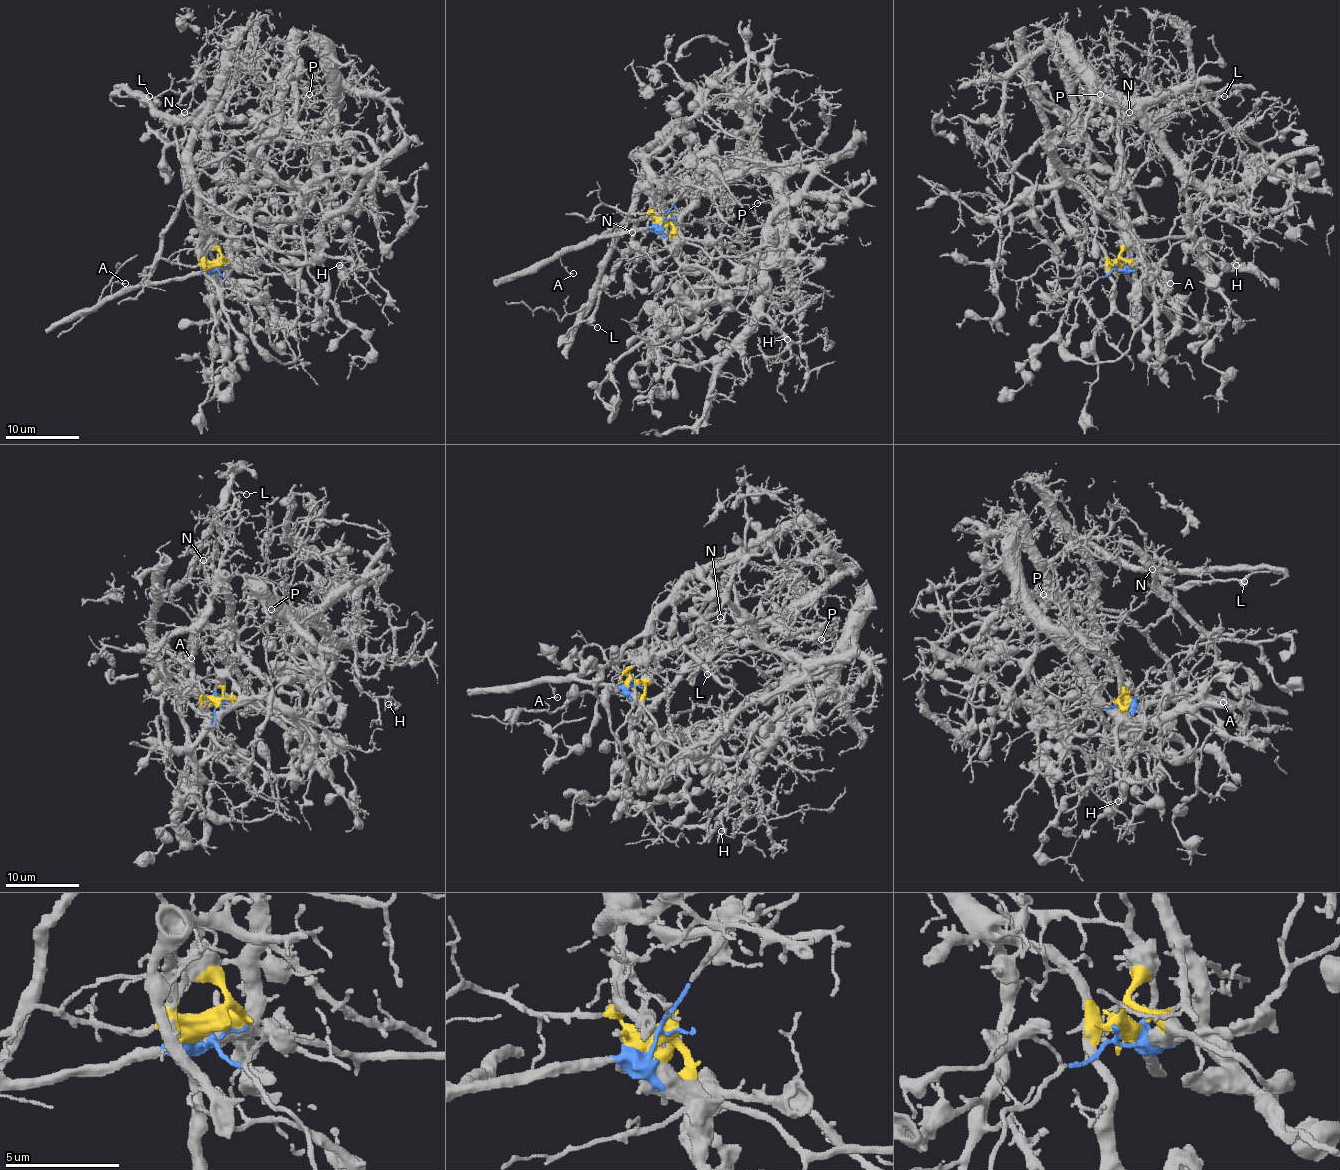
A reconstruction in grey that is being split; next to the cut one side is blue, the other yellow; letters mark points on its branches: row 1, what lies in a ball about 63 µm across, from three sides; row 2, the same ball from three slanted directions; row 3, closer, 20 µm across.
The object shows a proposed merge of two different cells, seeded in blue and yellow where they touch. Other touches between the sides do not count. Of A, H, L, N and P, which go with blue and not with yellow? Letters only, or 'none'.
A, L, N

